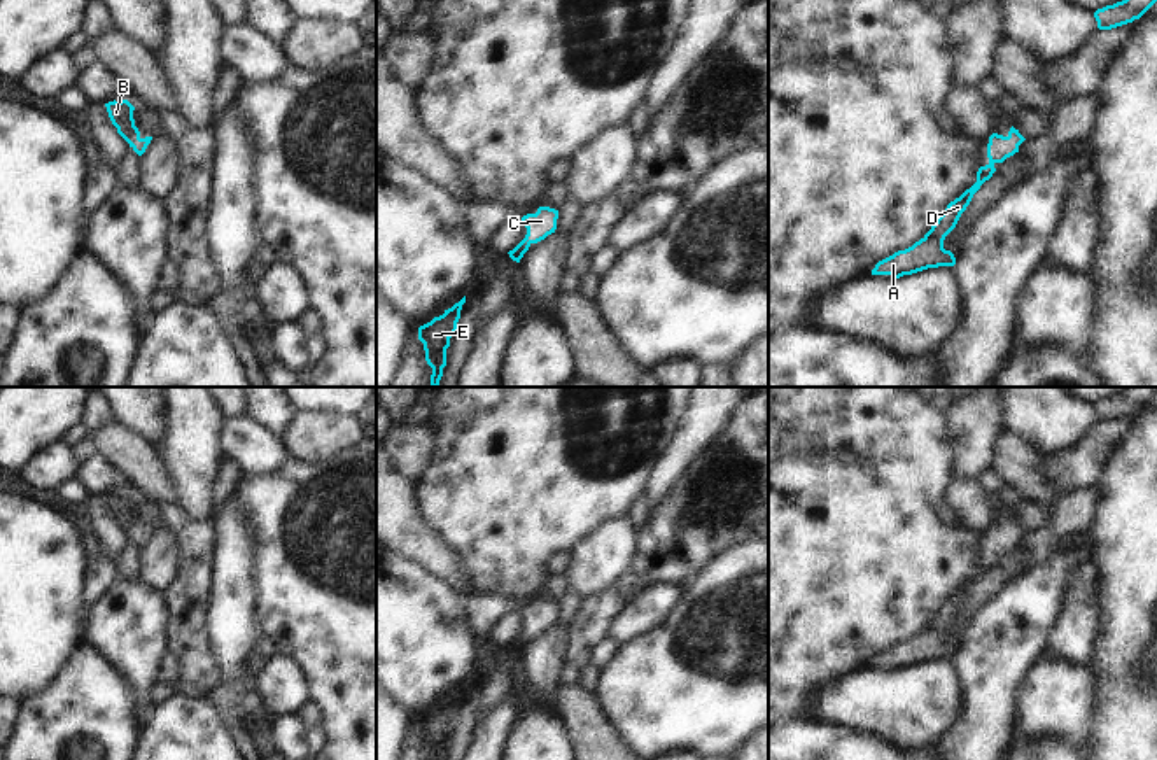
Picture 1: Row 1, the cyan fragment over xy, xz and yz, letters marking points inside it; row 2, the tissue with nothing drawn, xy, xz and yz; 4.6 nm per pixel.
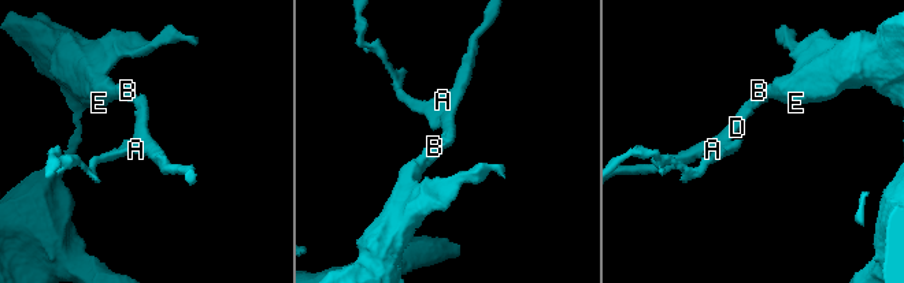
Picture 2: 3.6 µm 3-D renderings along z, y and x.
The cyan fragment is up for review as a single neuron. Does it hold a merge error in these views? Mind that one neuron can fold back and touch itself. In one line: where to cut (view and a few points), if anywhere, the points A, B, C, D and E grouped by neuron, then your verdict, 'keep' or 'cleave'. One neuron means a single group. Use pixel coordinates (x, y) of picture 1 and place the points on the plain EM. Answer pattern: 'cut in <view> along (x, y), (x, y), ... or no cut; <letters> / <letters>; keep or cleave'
no cut; A B C D E; keep

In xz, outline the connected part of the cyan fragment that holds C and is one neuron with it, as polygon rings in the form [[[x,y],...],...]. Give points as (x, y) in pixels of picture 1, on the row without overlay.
[[[539,599],[536,606],[527,606],[522,609],[523,618],[527,620],[525,630],[509,643],[509,650],[516,655],[523,650],[532,636],[544,632],[548,627],[557,622],[558,602],[550,599]]]

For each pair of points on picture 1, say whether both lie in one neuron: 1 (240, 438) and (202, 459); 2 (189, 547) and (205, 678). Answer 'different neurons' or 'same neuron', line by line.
1: different neurons
2: same neuron

